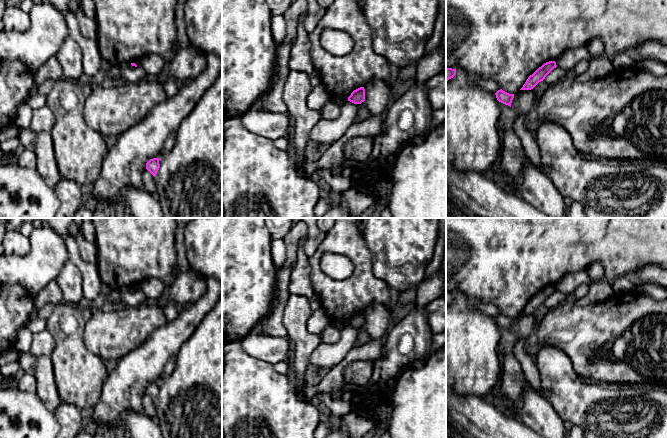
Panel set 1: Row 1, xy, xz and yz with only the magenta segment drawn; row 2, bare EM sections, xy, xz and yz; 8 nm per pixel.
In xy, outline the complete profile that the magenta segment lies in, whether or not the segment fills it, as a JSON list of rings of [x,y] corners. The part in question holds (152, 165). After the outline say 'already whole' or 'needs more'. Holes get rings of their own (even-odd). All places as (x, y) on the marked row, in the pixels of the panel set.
[[[159,158],[150,159],[146,163],[146,169],[155,177],[160,168]]] | already whole

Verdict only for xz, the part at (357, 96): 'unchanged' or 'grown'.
unchanged

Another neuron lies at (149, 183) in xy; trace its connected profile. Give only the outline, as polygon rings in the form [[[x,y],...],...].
[[[145,169],[142,174],[142,182],[143,188],[151,195],[158,198],[155,177],[147,169]]]

